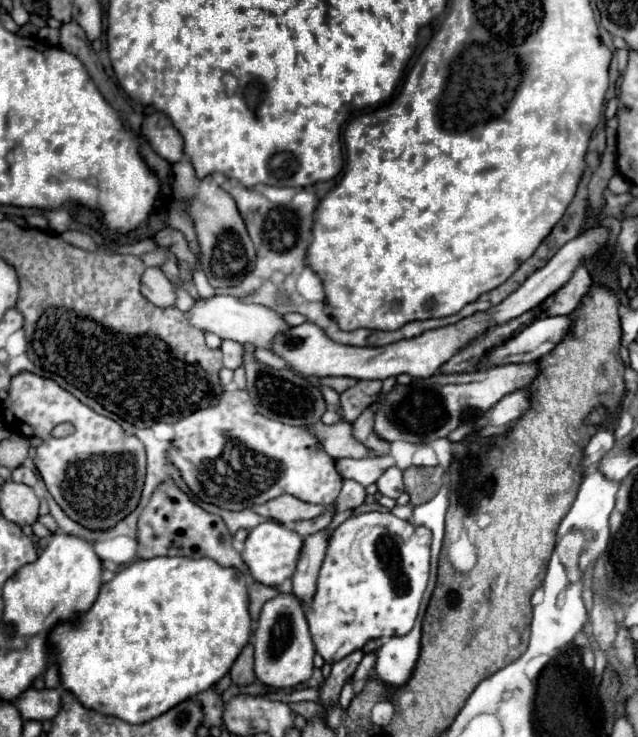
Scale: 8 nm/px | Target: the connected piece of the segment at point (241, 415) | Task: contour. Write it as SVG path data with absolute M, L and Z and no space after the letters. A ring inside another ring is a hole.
M227 389L219 405L199 409L191 413L191 417L185 417L183 421L175 423L175 439L167 451L167 459L181 473L183 481L199 501L213 503L227 511L251 509L283 493L293 495L307 503L331 503L339 495L339 489L343 485L343 479L335 469L335 461L327 457L323 449L317 447L307 427L299 429L263 417L251 403L249 393L239 389L235 391Z

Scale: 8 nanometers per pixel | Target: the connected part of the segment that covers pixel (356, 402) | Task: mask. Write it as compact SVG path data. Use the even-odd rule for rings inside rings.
M357 381L355 387L341 393L337 413L345 423L353 423L363 409L367 409L373 399L381 393L381 381Z

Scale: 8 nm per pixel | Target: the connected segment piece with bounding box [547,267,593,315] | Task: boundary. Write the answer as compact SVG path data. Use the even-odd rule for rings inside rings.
M579 267L573 273L571 281L547 299L547 301L551 301L551 313L547 313L547 315L569 315L569 313L573 313L583 303L583 297L589 293L591 285L593 285L593 281L591 281L587 269Z

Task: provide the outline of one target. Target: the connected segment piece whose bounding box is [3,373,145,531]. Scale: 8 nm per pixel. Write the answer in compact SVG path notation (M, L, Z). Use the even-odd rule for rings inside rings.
M19 373L19 377L11 379L9 397L3 401L3 423L9 431L19 431L27 435L41 437L43 443L37 447L37 471L43 477L51 497L65 511L67 517L81 523L91 531L103 531L115 527L129 513L133 513L139 505L143 481L145 481L145 449L143 443L135 435L127 435L119 423L109 417L103 417L75 399L69 391L55 385L55 381L47 381L45 377L33 373ZM61 423L71 423L75 431L67 437L49 437L53 427Z

